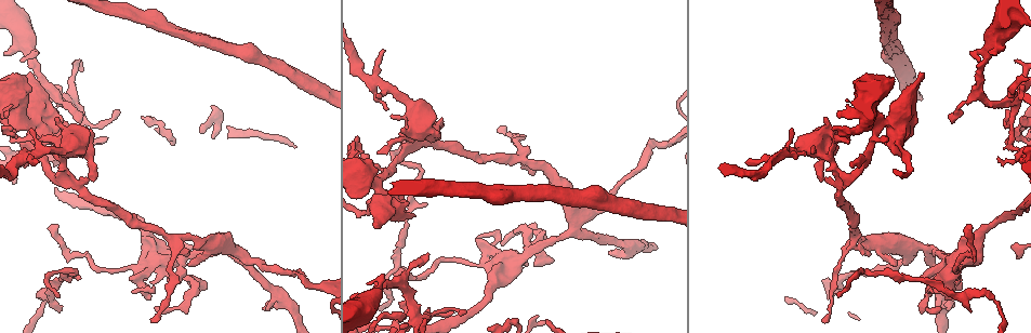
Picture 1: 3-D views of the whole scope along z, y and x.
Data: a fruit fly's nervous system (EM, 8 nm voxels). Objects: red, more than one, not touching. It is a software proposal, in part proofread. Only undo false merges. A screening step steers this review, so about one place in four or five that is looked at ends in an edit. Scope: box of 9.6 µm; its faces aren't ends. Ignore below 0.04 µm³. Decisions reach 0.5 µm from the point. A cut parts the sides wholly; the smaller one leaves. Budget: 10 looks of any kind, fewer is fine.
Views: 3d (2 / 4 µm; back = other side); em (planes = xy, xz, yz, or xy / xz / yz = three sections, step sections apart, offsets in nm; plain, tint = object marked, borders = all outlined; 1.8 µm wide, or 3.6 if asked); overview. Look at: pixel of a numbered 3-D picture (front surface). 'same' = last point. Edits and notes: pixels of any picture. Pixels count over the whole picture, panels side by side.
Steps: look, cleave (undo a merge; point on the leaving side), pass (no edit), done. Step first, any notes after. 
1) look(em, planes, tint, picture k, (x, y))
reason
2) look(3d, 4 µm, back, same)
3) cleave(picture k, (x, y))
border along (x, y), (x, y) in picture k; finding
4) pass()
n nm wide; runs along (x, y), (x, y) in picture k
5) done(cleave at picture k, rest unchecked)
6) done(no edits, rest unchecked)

look(em, 3.6 µm, planes, plain, picture 1, (418, 318))
looks like a crossing

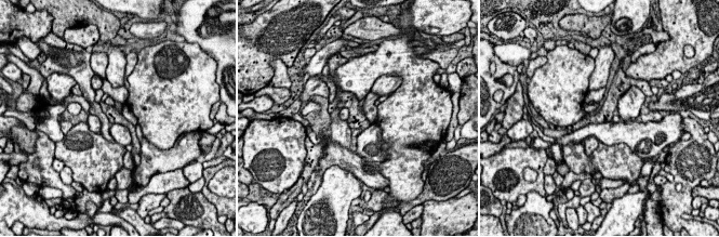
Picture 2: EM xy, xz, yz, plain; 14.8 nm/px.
look(em, 3.6 µm, planes, tint, same)

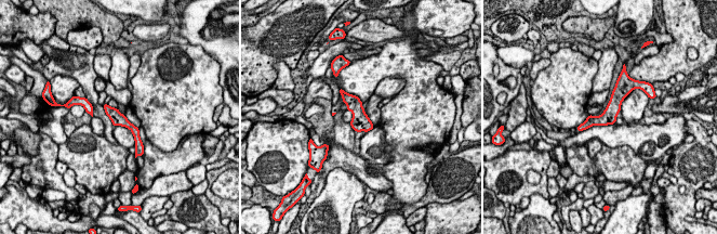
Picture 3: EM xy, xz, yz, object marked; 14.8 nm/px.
pass()
continuous, no second neuron

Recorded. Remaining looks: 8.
look(em, planes, tint, picture 1, (987, 53))
sudden change in width

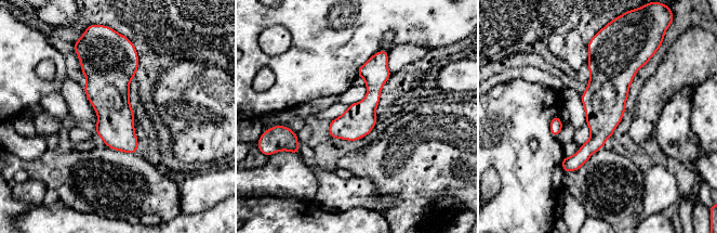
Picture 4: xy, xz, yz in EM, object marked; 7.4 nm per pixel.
pass()
runs along (594, 51), (600, 132), (566, 169) in picture 4; one neuron here

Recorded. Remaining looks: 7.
look(em, planes, tint, picture 1, (897, 124))
a narrow waist

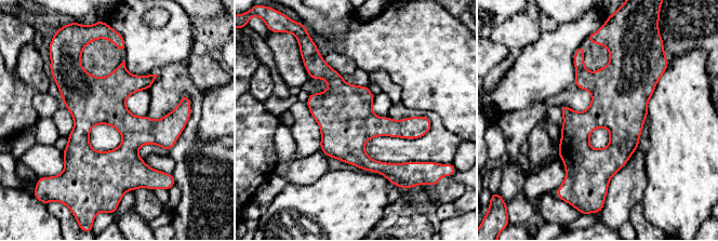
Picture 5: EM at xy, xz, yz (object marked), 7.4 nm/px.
pass()
runs along (178, 115), (111, 164), (67, 164) in picture 5; all the same neuron

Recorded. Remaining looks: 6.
look(em, planes, tint, picture 1, (173, 241))
a fork

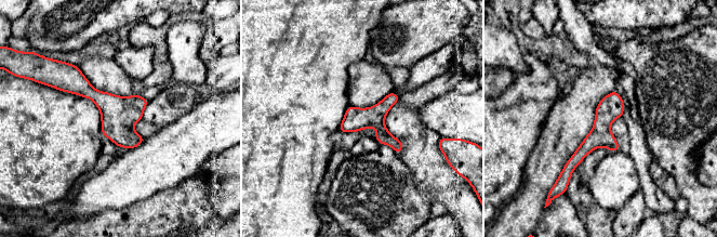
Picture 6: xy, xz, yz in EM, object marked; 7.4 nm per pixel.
pass()
180 nm wide; runs along (65, 84), (94, 94), (140, 140) in picture 6; one neuron here

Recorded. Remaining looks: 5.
done(no edits, rest unchecked)

